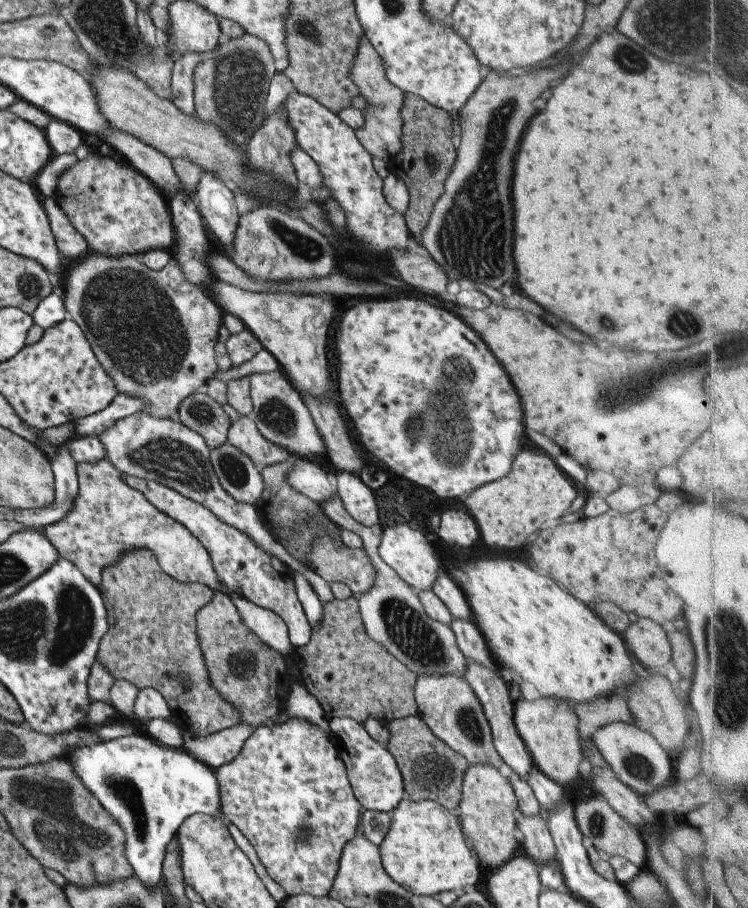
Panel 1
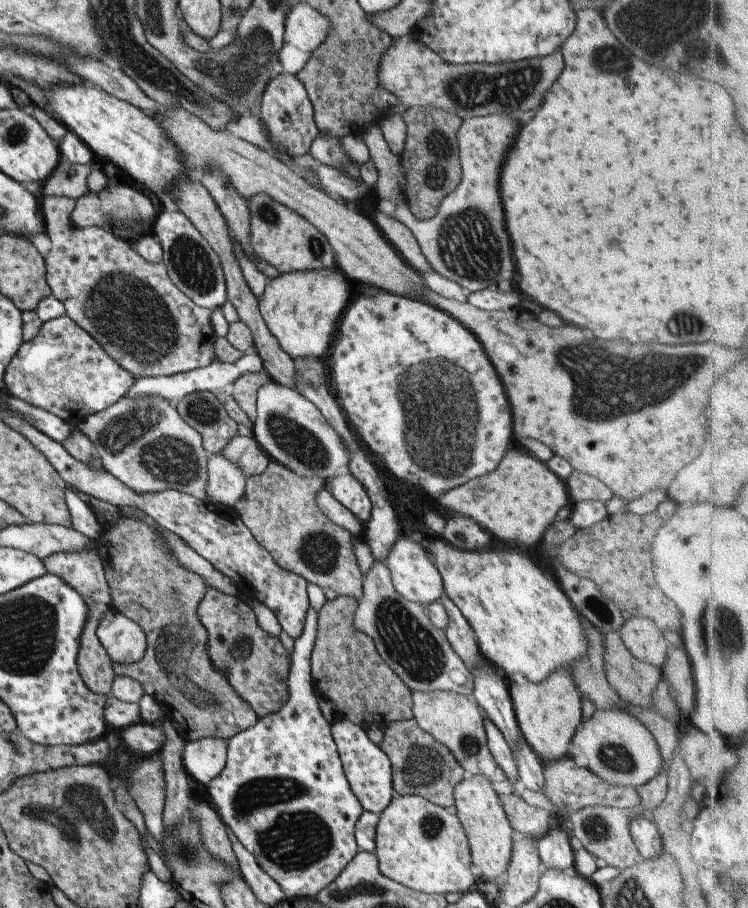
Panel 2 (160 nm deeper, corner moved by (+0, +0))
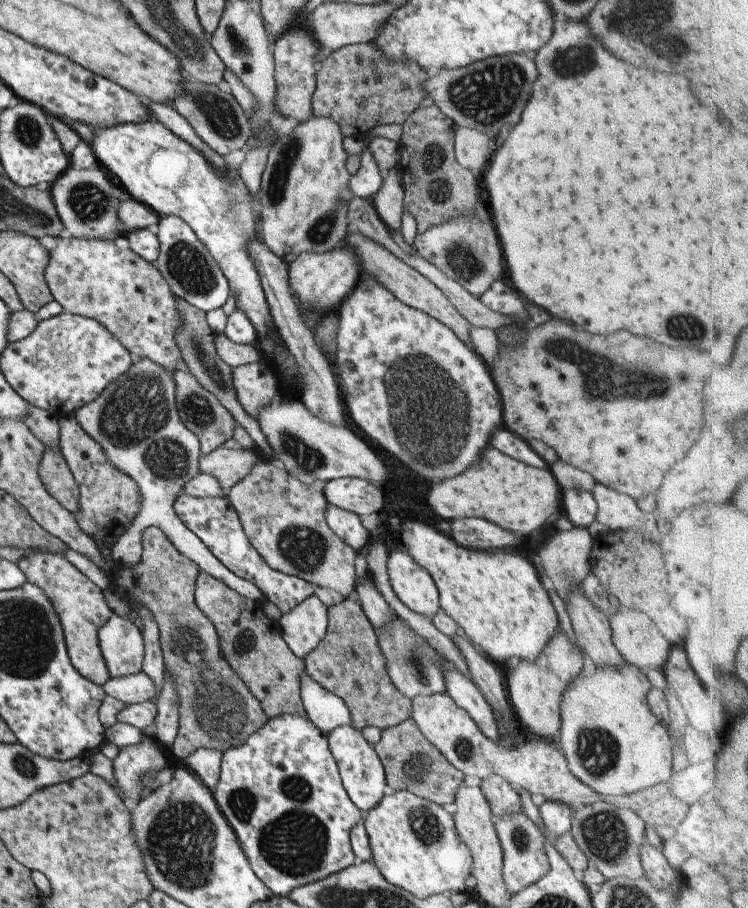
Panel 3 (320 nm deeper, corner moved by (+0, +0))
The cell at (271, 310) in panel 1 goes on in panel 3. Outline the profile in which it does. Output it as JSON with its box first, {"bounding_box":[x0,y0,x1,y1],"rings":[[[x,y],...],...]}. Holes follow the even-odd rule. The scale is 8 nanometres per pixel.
{"bounding_box":[287,241,361,315],"rings":[[[341,241],[327,252],[300,252],[287,265],[288,286],[299,307],[309,307],[316,315],[325,311],[337,310],[338,304],[351,292],[357,284],[361,272],[356,254],[351,247],[346,247]]]}

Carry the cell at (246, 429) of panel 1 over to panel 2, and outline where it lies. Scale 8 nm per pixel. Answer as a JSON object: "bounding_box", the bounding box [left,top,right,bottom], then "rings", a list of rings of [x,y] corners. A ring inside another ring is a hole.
{"bounding_box":[219,435,270,477],"rings":[[[235,435],[219,454],[237,466],[245,477],[258,475],[270,461],[252,436]]]}

